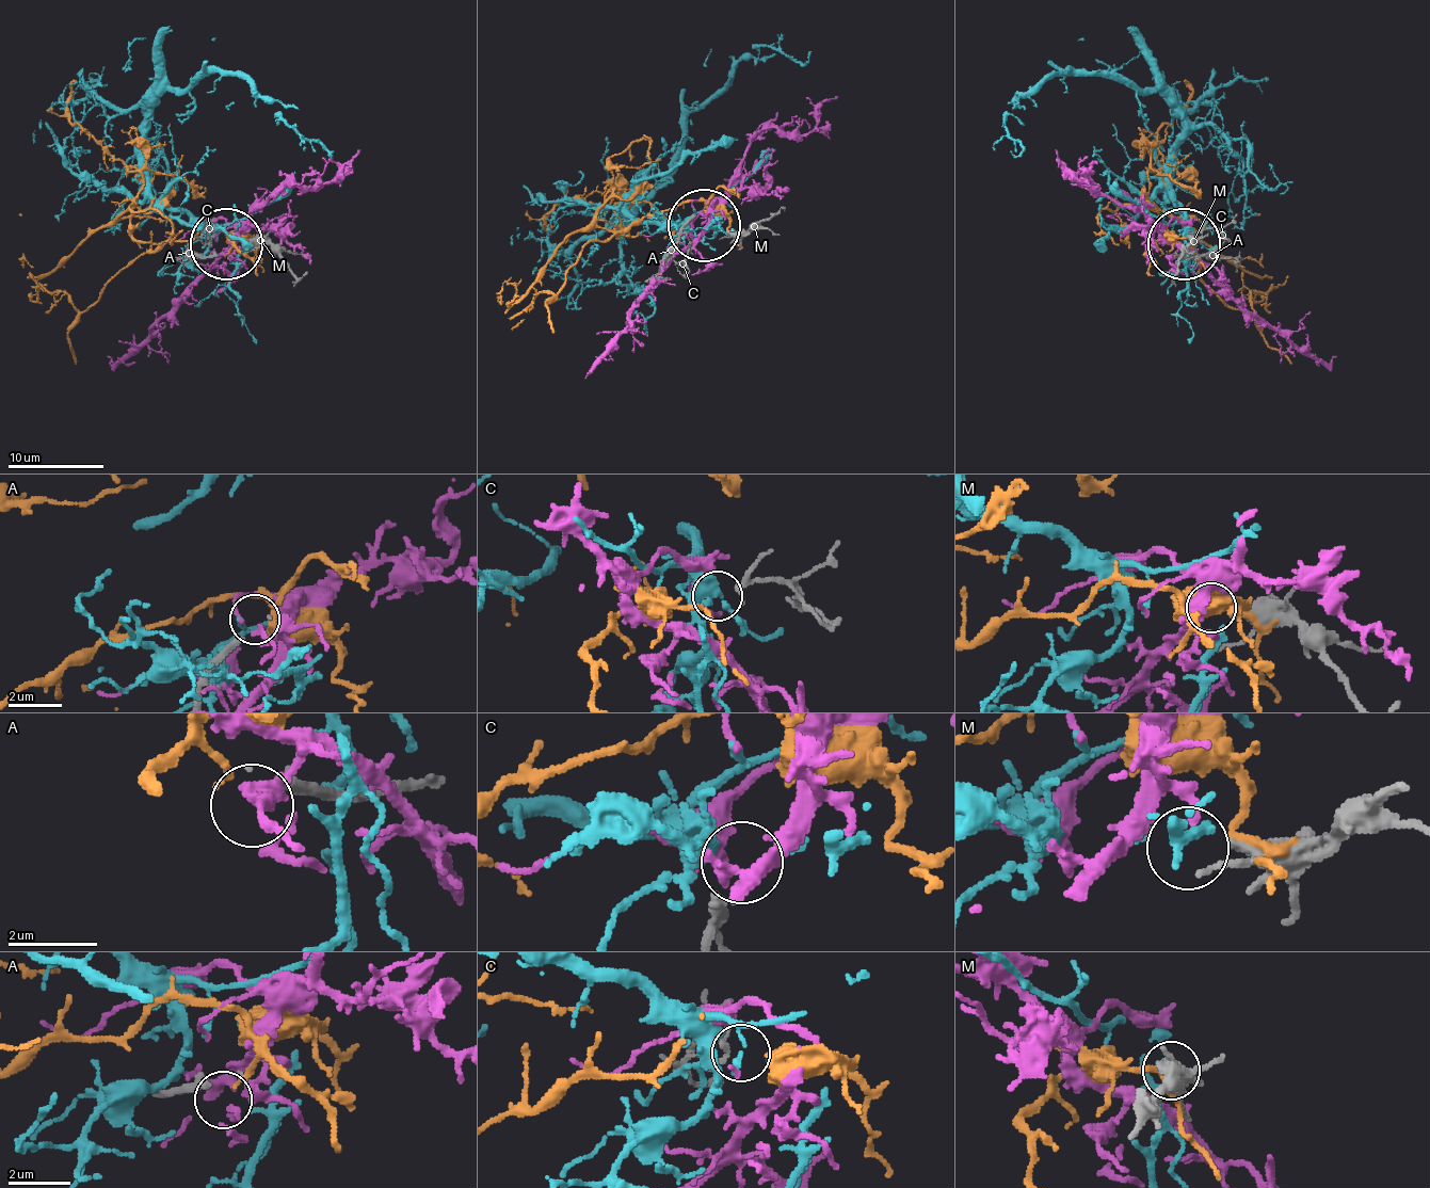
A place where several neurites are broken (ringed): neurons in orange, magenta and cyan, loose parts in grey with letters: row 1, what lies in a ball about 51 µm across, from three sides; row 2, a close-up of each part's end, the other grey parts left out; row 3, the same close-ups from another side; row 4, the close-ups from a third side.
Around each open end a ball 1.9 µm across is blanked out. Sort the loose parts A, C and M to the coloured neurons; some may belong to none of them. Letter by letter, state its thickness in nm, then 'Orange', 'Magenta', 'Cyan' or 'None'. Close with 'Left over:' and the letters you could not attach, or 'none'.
A: Thickness 200 nm. None
C: Thickness 200 nm. Cyan
M: Thickness 400 nm. None
Left over: A, M

